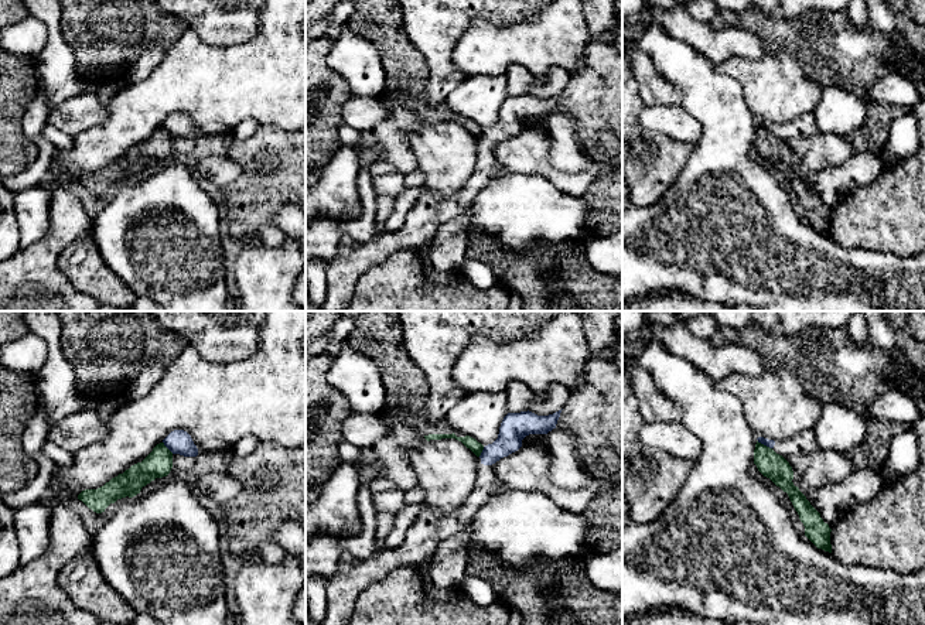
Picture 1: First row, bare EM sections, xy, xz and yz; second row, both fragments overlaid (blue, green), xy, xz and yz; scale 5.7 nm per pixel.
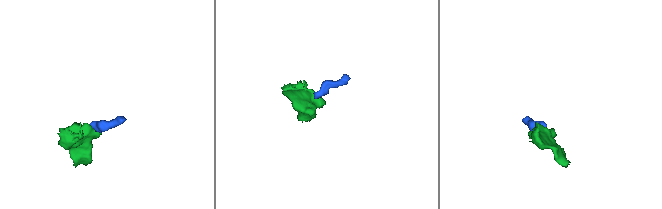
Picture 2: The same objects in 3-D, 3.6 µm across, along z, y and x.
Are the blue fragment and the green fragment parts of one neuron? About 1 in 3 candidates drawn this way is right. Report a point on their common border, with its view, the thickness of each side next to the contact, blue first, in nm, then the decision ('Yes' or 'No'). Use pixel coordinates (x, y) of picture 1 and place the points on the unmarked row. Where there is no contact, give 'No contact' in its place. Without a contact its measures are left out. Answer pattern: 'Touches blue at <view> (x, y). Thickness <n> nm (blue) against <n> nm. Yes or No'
Touches blue at yz (764, 127). Thickness 50 nm (blue) against 150 nm. No

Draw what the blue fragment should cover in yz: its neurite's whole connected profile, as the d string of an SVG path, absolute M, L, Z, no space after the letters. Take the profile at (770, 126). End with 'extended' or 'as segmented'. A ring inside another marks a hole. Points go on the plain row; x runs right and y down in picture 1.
M806 113L801 116L796 122L774 124L764 120L757 122L758 126L772 132L776 137L782 139L793 154L793 168L799 170L803 157L812 146L812 139L819 134L815 116Z; extended

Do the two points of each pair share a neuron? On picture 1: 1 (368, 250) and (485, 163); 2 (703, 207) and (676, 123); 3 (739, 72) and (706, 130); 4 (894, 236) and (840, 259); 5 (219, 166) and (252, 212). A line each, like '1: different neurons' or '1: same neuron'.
1: same neuron
2: same neuron
3: different neurons
4: different neurons
5: different neurons

